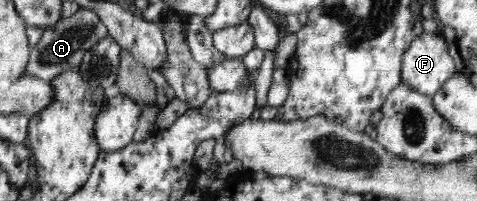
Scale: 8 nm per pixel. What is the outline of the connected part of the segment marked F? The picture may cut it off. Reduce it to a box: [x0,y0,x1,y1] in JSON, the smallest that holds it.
[401,32,456,97]

